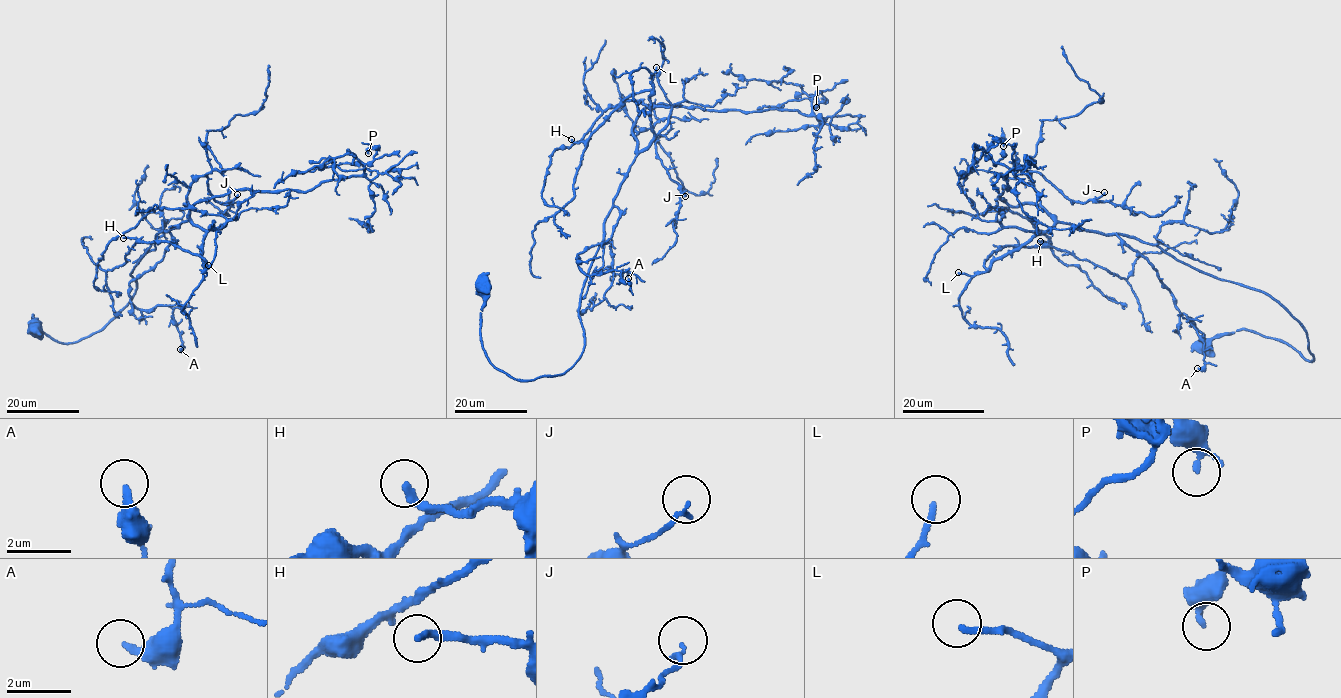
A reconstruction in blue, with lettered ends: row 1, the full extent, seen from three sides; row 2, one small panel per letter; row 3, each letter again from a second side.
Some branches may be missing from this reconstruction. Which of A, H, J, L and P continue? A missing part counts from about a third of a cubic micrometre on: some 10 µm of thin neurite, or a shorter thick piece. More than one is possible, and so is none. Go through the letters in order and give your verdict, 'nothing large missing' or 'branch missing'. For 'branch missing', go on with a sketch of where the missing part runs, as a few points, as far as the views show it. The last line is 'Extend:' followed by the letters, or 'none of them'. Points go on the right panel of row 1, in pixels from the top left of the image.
A: nothing large missing
H: branch missing | (1040, 241), (1005, 234), (1000, 244), (1009, 256)
J: nothing large missing
L: nothing large missing
P: nothing large missing
Extend: H

